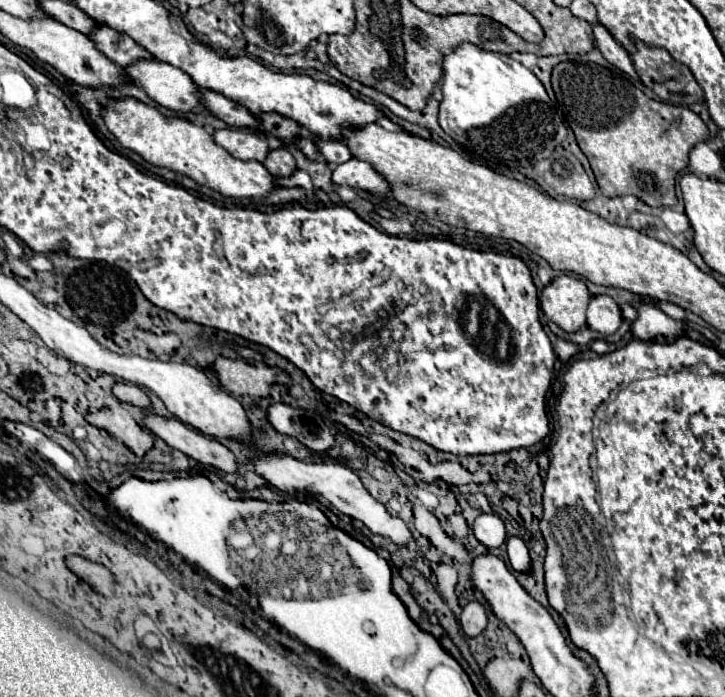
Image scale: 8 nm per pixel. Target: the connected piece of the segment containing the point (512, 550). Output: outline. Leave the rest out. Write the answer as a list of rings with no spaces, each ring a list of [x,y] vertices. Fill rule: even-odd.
[[[510,537],[506,541],[506,551],[508,551],[508,559],[510,559],[512,569],[524,571],[524,573],[530,571],[530,555],[528,555],[528,549],[520,537]]]

